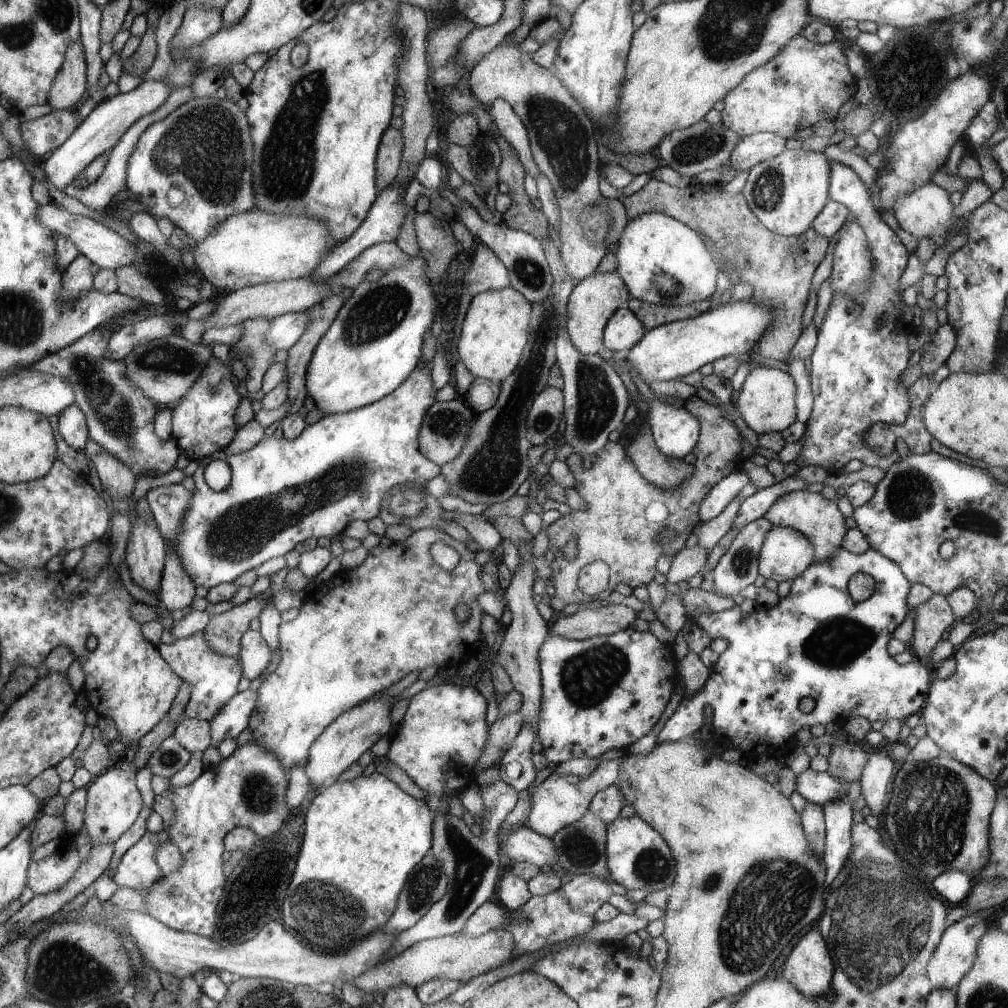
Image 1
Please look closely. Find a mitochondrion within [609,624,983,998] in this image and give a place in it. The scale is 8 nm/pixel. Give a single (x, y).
(879, 924)

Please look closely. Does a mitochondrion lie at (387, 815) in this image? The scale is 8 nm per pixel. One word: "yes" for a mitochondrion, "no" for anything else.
no

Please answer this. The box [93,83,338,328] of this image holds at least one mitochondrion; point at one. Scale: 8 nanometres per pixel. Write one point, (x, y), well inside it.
(204, 148)

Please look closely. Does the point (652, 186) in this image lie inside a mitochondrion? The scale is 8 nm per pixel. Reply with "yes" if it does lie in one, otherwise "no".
no

